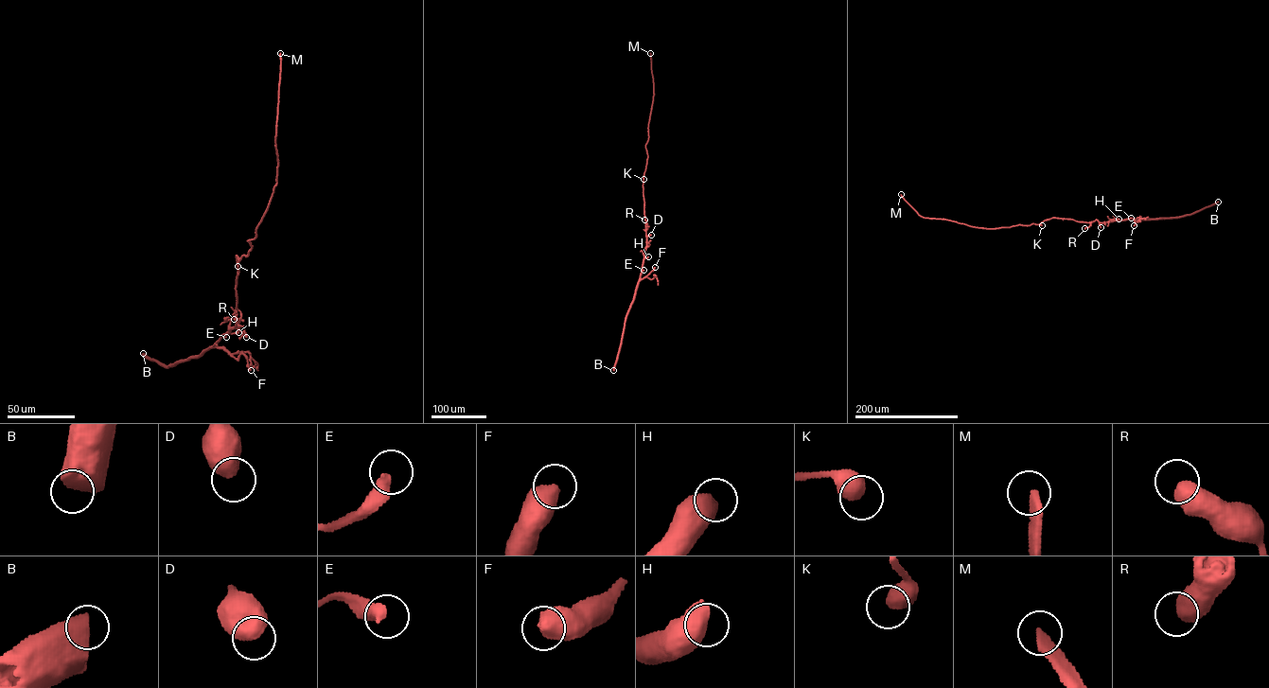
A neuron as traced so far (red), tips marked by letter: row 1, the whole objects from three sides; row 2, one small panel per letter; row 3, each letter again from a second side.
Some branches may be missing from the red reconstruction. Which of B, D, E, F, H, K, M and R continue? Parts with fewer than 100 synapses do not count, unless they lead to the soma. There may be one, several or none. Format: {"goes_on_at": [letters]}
{"goes_on_at": ["M"]}

